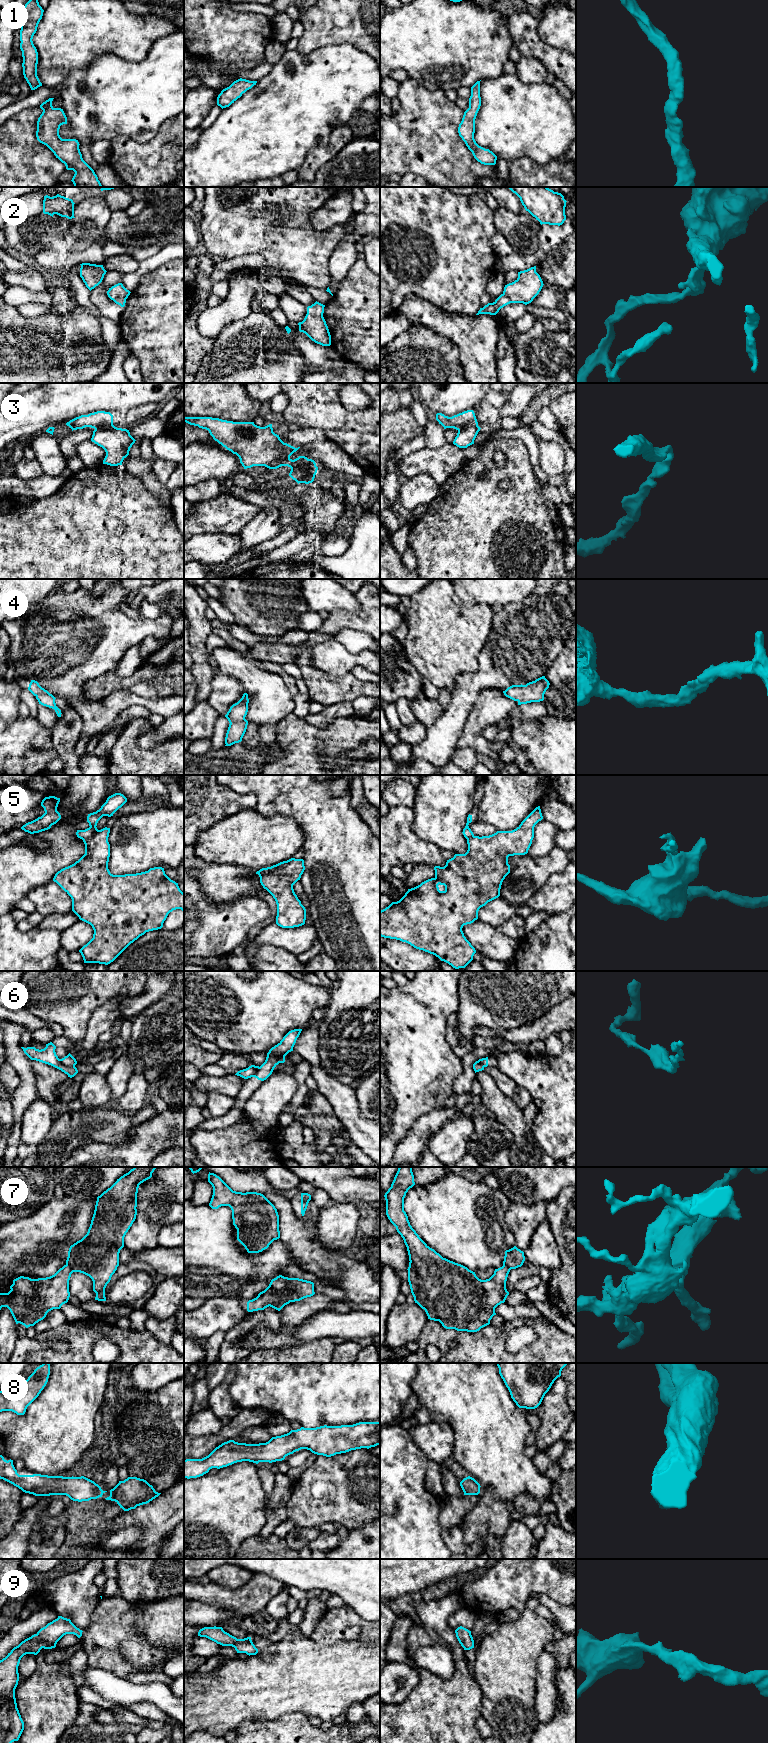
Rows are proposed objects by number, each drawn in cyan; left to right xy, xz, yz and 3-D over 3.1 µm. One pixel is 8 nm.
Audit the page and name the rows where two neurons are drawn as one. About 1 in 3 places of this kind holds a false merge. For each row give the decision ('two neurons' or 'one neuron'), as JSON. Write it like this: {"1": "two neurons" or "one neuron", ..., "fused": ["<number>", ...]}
{"1": "one neuron", "2": "one neuron", "3": "two neurons", "4": "one neuron", "5": "two neurons", "6": "two neurons", "7": "two neurons", "8": "one neuron", "9": "one neuron", "fused": ["3", "5", "6", "7"]}

